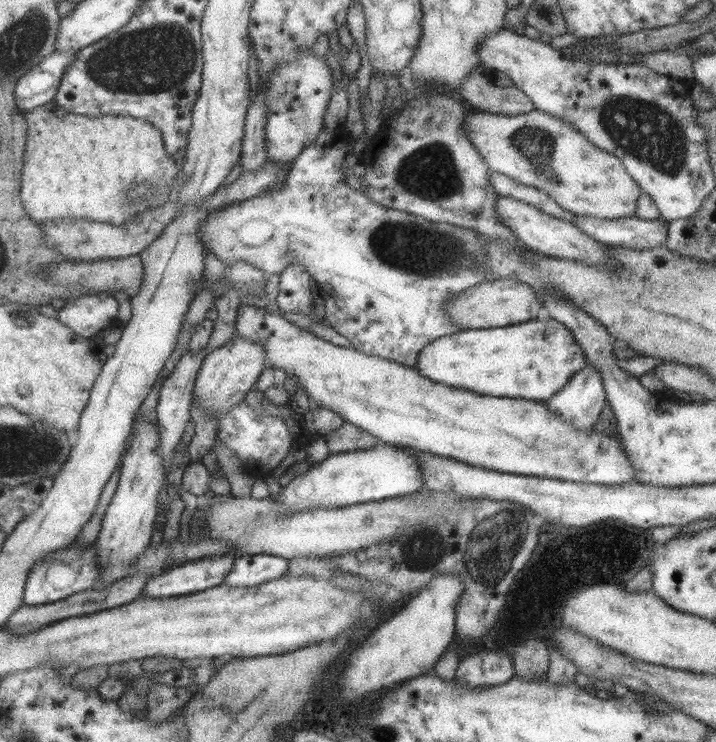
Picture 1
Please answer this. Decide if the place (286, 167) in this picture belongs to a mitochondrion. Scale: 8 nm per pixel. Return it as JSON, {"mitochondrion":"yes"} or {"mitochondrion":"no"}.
{"mitochondrion":"no"}

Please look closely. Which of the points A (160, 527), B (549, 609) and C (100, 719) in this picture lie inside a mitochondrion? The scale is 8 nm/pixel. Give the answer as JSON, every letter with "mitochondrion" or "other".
{"A":"other","B":"other","C":"other"}

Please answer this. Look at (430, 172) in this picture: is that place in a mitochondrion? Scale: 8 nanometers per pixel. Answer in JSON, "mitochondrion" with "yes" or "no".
{"mitochondrion":"yes"}

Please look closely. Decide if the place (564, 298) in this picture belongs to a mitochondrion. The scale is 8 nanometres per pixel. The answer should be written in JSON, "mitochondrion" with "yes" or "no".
{"mitochondrion":"no"}

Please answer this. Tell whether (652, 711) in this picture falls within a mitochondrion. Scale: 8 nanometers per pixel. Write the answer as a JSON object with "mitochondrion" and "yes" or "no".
{"mitochondrion":"yes"}

